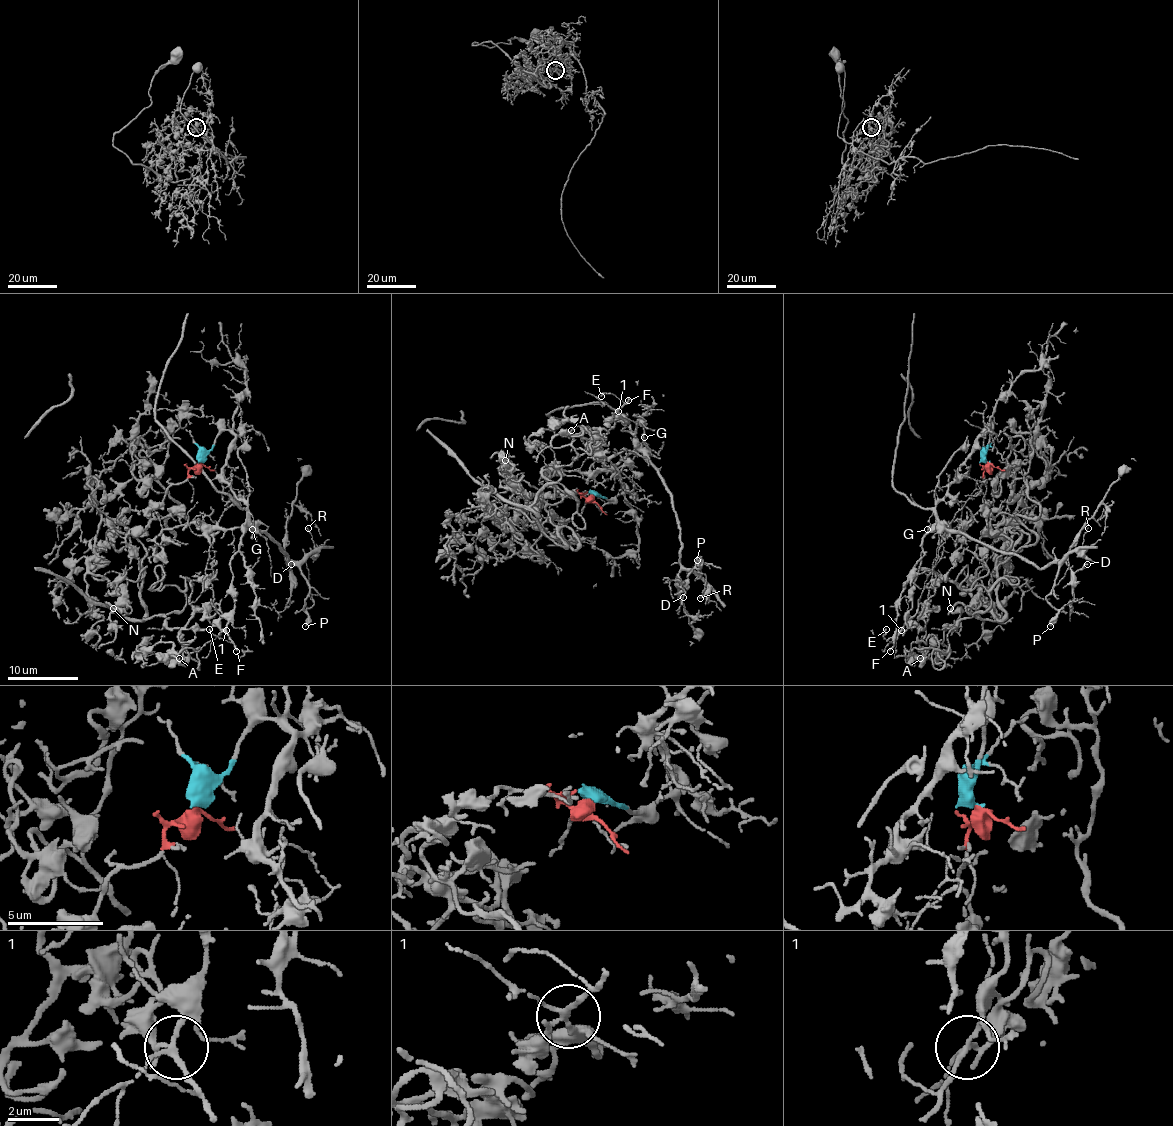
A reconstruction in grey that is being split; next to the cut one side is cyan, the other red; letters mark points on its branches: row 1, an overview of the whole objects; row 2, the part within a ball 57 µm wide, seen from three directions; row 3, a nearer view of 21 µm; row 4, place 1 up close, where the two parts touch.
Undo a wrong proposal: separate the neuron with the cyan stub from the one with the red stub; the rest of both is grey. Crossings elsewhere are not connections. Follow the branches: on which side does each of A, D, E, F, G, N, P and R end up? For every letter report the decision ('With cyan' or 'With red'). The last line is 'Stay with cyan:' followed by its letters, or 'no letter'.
A: With red
D: With cyan
E: With cyan
F: With cyan
G: With cyan
N: With red
P: With cyan
R: With cyan
Stay with cyan: D, E, F, G, P, R

